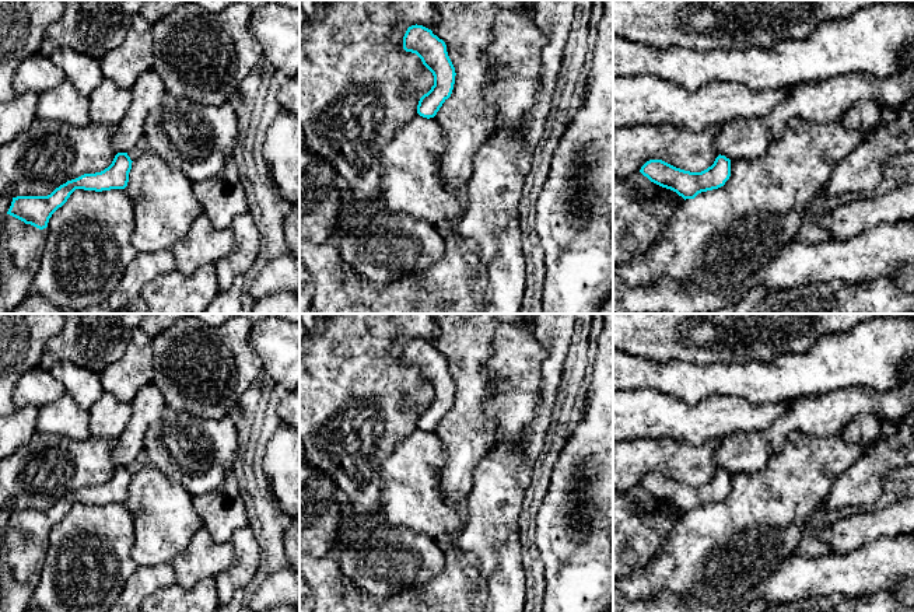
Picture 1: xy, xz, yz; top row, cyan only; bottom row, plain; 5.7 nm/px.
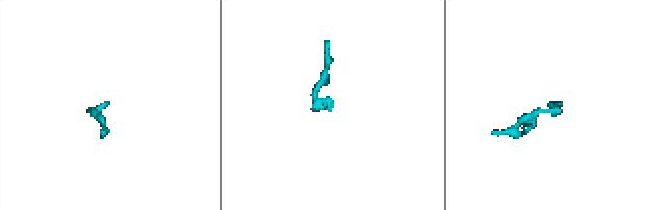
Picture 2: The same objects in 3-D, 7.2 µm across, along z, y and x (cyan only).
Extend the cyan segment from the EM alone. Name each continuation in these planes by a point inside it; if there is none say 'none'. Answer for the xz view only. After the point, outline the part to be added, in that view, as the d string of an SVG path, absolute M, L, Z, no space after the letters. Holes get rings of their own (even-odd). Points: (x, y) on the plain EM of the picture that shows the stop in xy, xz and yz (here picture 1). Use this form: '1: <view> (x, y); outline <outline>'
none

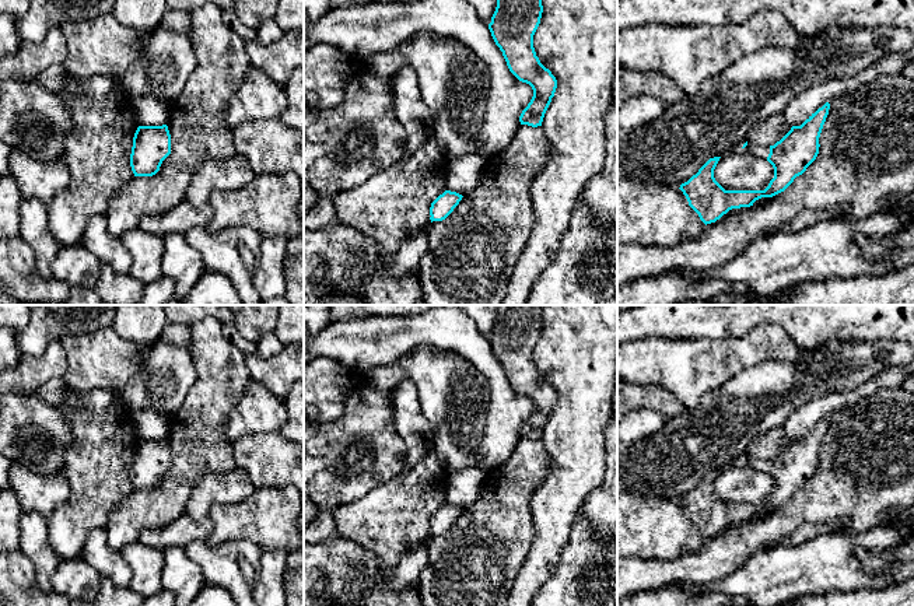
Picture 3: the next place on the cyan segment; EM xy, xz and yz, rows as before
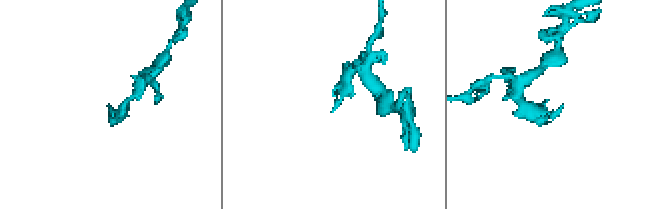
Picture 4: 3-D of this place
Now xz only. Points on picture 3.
none

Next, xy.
none

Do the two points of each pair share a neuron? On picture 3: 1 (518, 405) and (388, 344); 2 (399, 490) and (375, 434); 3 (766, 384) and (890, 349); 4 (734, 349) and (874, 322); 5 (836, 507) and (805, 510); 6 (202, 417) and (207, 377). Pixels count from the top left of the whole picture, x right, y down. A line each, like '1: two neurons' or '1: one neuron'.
1: one neuron
2: two neurons
3: one neuron
4: two neurons
5: one neuron
6: one neuron

